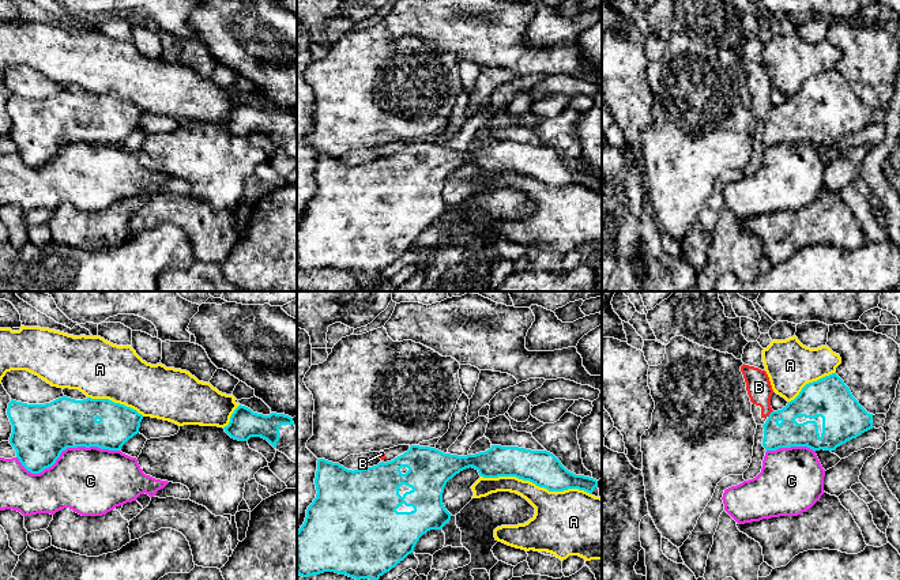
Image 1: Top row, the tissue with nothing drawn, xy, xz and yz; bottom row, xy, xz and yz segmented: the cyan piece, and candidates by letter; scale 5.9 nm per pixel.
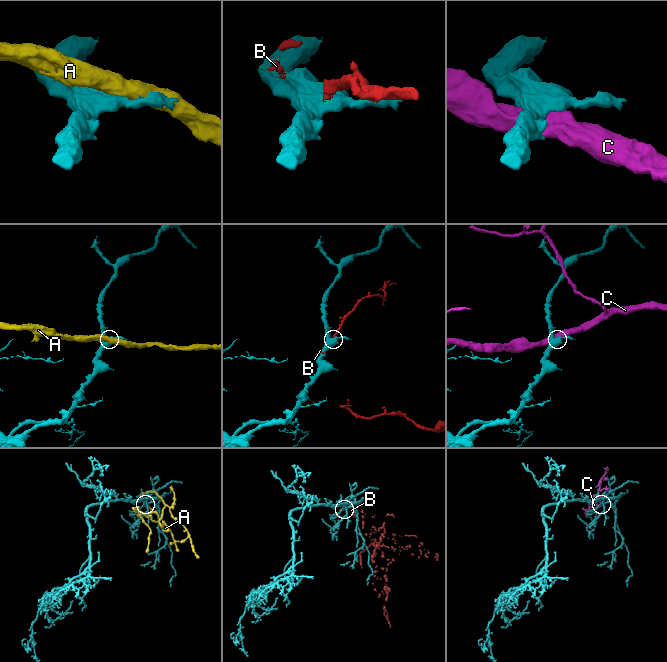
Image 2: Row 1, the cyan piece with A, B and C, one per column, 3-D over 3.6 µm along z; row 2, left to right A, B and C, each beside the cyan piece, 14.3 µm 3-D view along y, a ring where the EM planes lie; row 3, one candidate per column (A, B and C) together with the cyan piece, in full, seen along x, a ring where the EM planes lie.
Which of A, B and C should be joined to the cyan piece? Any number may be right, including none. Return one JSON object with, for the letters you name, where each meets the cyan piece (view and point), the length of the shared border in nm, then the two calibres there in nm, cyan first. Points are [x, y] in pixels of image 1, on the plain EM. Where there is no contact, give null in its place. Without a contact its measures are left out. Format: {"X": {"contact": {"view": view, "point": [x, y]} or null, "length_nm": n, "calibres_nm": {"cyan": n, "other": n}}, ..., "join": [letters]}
{"join": []}

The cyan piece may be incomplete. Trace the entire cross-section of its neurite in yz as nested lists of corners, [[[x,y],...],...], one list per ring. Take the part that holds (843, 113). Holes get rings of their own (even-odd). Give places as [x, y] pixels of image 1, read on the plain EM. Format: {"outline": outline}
{"outline": [[[832,68],[806,79],[786,102],[772,106],[762,120],[765,146],[807,142],[835,146],[873,124],[869,109],[844,76]]]}

